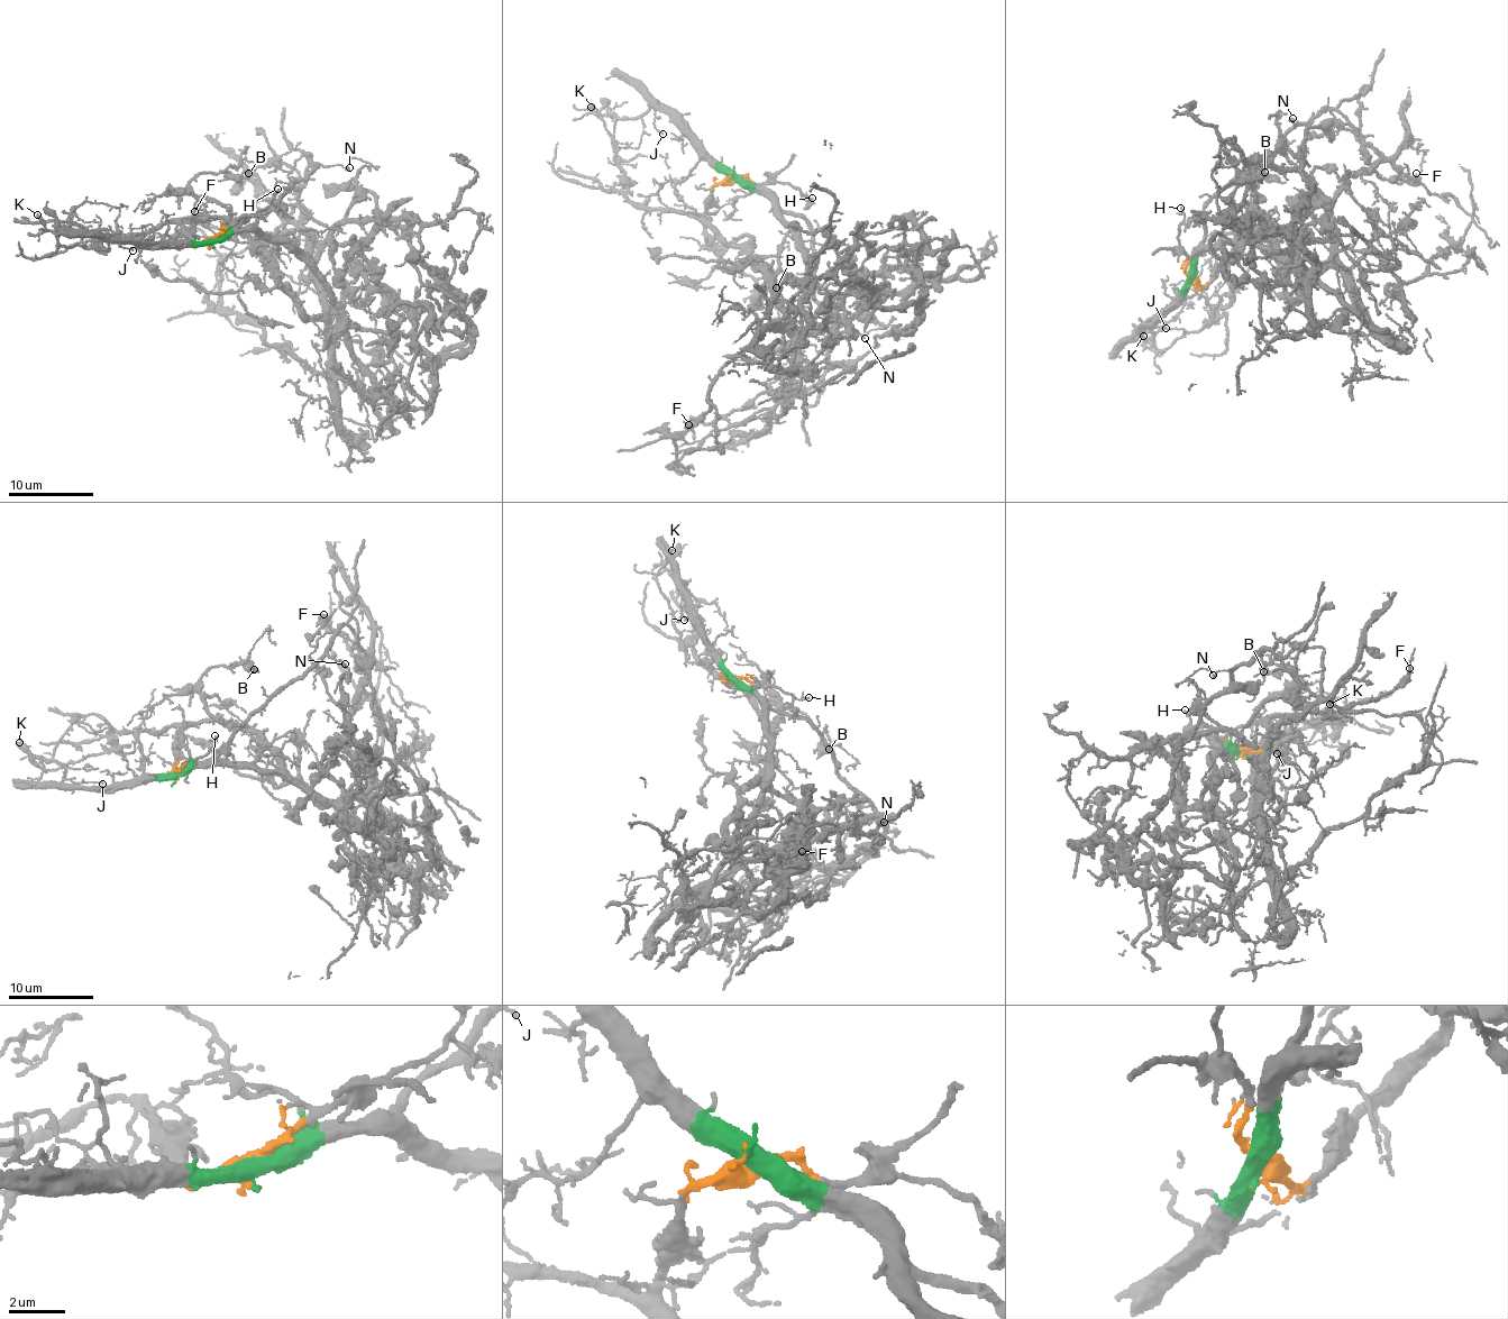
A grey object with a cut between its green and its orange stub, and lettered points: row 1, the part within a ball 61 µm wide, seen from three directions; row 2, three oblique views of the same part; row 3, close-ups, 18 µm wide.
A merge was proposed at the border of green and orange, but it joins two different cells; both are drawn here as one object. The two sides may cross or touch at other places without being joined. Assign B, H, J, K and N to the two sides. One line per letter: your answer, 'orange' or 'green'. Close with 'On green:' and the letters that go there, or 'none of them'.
B: orange
H: orange
J: green
K: green
N: green
On green: J, K, N

